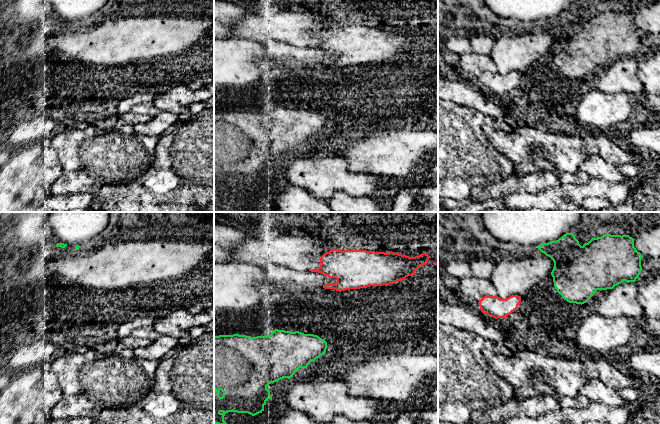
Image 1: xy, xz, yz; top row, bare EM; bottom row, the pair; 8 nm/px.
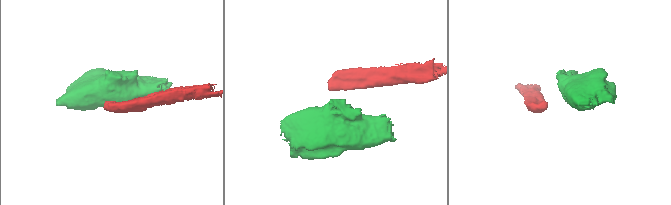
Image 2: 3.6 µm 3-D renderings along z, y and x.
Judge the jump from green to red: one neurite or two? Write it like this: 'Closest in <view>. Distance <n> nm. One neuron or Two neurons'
Closest in yz. Distance 280 nm. Two neurons

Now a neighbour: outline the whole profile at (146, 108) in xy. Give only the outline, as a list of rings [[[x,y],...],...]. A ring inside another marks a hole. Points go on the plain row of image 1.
[[[142,103],[142,104],[135,105],[131,109],[131,112],[149,115],[151,118],[153,118],[160,112],[160,110],[150,103]]]

